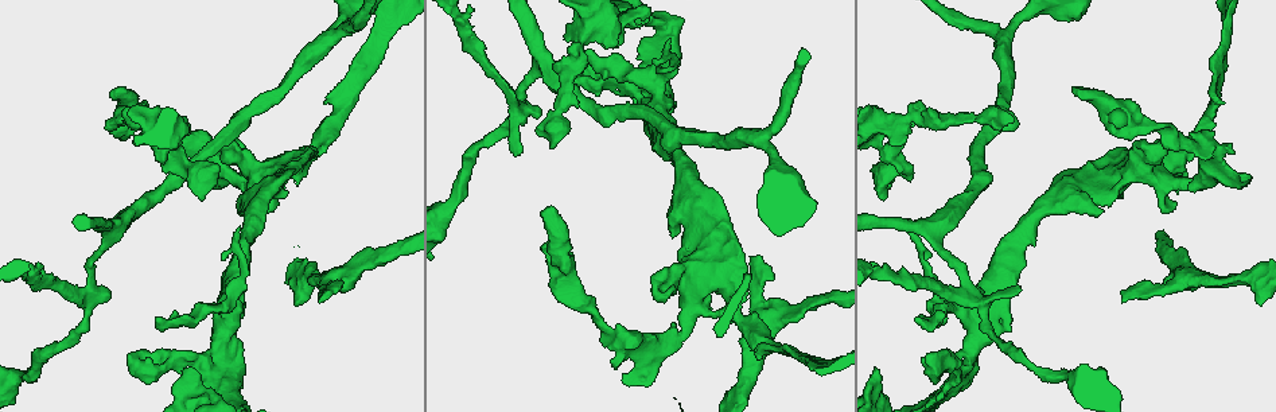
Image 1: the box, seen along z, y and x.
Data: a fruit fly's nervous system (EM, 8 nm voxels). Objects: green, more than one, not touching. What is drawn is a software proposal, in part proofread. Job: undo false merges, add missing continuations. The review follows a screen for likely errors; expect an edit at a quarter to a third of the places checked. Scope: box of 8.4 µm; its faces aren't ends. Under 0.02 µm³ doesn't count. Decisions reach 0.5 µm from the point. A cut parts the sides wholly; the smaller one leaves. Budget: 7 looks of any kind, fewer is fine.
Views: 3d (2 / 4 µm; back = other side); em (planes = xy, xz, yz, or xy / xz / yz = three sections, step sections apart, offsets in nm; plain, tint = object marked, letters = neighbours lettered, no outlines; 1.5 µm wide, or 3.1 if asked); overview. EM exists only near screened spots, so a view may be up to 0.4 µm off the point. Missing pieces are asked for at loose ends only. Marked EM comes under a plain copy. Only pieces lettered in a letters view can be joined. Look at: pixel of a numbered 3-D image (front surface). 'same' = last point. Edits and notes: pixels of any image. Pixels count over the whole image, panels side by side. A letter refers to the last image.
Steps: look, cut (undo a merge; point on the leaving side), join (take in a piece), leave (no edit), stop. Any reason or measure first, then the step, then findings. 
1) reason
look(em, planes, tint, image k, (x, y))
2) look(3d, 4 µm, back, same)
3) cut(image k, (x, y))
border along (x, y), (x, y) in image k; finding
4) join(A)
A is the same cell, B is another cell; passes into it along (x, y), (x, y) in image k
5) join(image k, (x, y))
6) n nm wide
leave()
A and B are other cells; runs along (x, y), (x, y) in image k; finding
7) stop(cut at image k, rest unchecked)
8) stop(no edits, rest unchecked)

free end
look(3d, 2 µm, image 1, (553, 210))

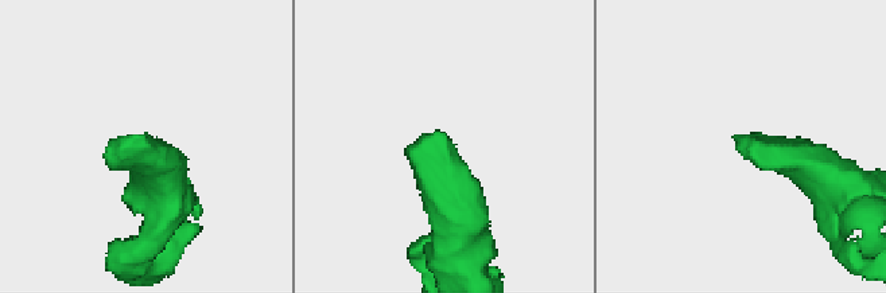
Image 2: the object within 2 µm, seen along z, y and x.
need the tissue
look(em, planes, tint, image 2, (137, 137))

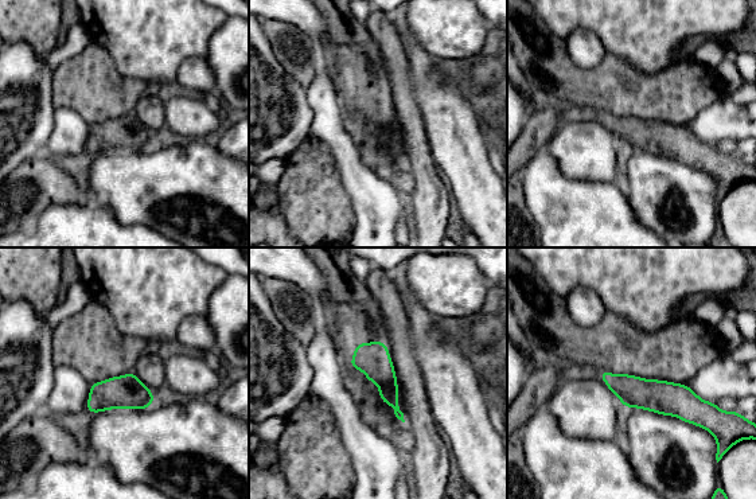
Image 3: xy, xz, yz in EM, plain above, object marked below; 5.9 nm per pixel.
look(em, planes, letters, same)

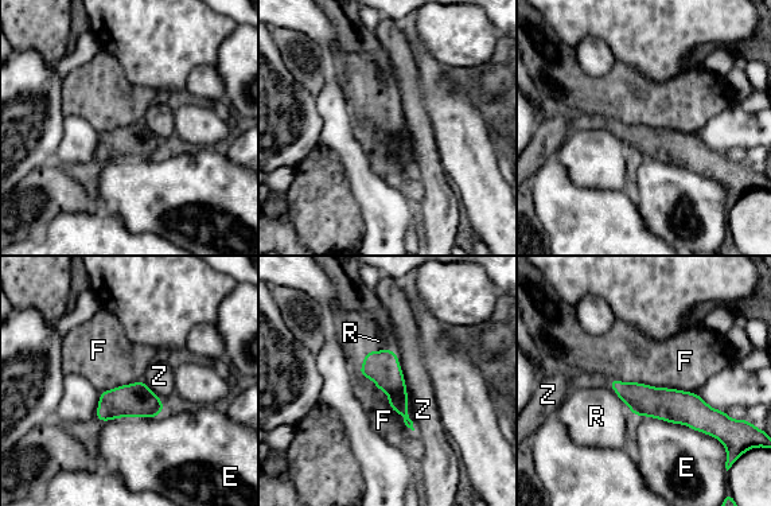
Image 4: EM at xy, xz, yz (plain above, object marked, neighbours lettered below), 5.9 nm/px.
leave()
E, F, R and Z are other cells; runs along (614, 384), (642, 400), (703, 413) in image 4; none of them fits

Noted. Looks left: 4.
branch point
look(em, planes, letters, image 1, (521, 103))

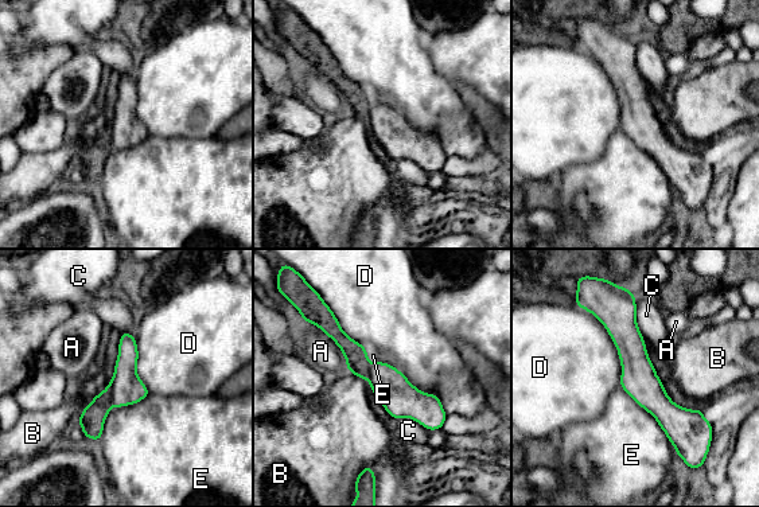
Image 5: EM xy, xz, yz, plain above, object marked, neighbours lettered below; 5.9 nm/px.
cut(image 5, (93, 416))
A, B, C, D and E are other cells; border along (108, 387), (112, 404) in image 5; a second neuron is stuck on

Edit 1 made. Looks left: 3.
redraw
look(overview)

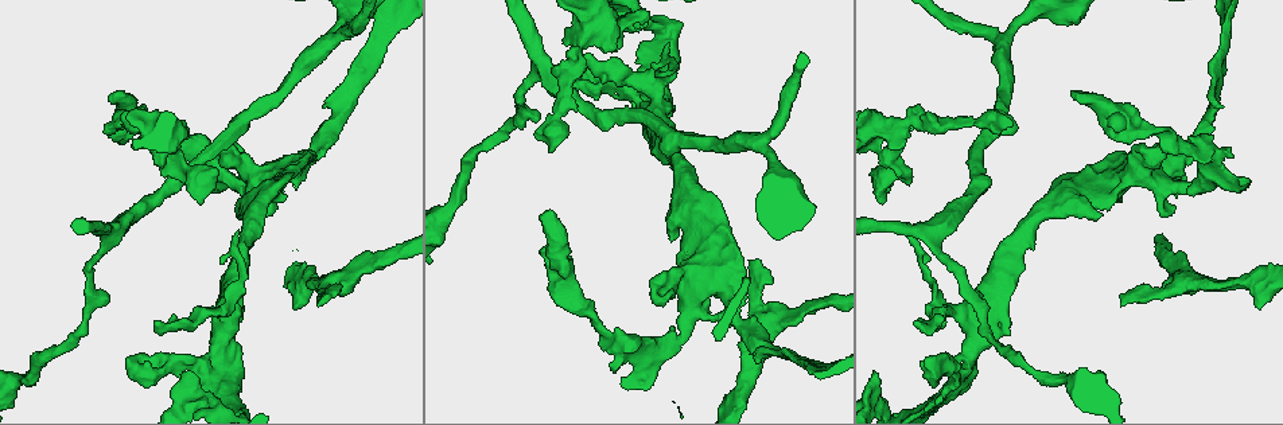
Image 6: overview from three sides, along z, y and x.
abrupt turn
look(3d, 2 µm, image 6, (622, 19))

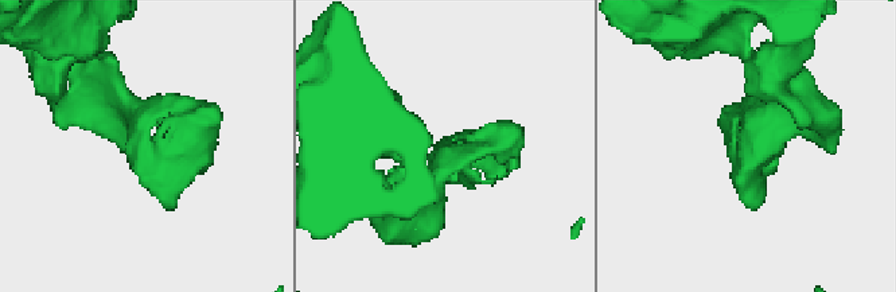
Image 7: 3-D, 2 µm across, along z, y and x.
look(em, planes, letters, image 7, (752, 167))

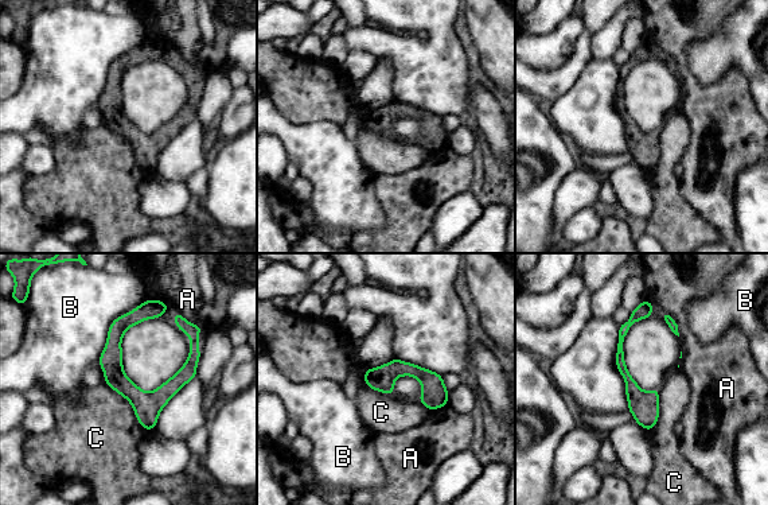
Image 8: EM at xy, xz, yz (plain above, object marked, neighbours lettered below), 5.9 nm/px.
leave()
A, B and C are other cells; runs along (148, 307), (114, 334), (113, 372), (151, 426) in image 8; one neuron here

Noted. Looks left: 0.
stop(cut at image 5, rest unchecked)

